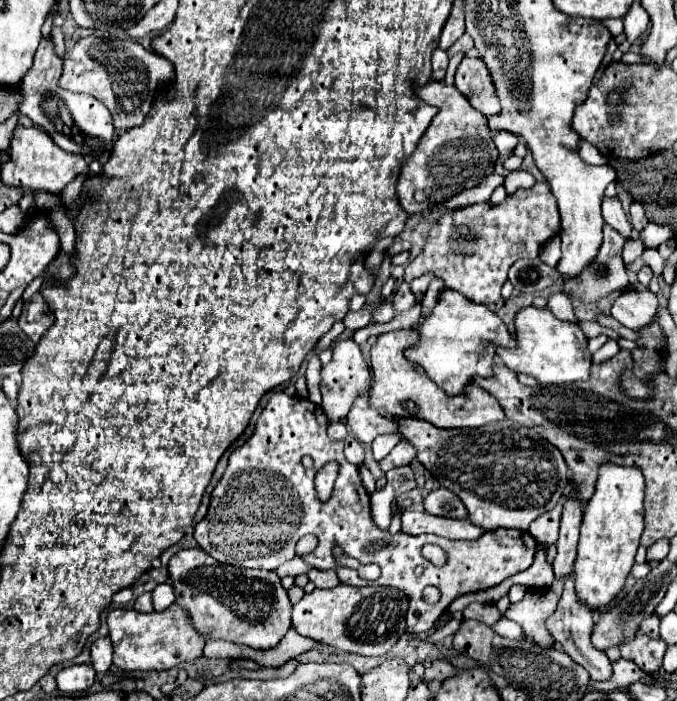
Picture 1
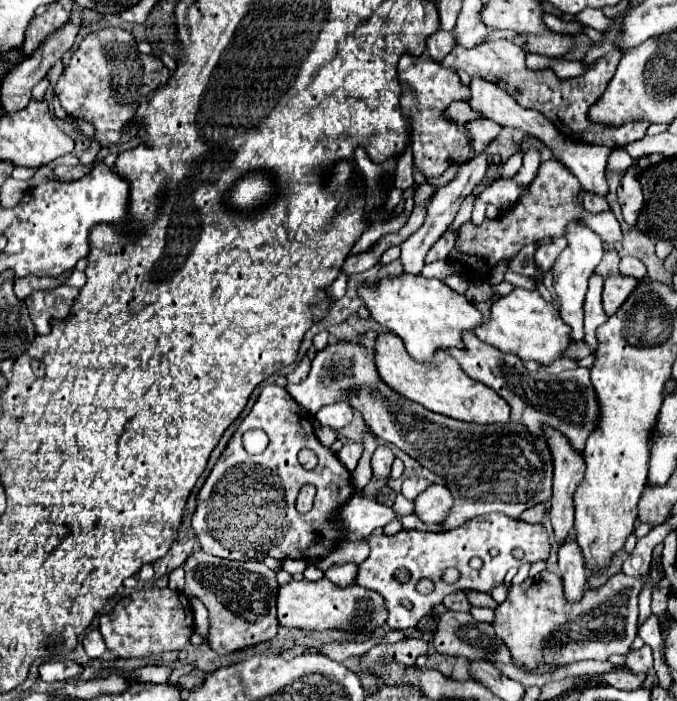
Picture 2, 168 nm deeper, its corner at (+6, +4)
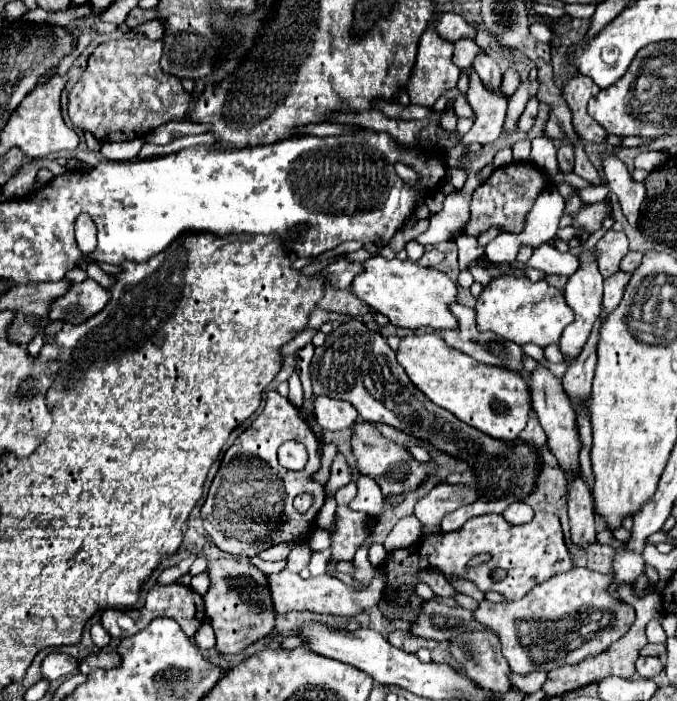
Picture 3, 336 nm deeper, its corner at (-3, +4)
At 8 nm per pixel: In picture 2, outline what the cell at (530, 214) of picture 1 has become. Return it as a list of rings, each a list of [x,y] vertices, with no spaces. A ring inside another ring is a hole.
[[[554,159],[542,163],[538,175],[530,183],[530,191],[522,195],[512,209],[506,209],[504,215],[500,215],[498,219],[484,219],[480,225],[468,221],[456,231],[456,245],[448,255],[448,259],[462,265],[470,277],[482,279],[490,275],[490,269],[494,269],[500,261],[510,261],[524,245],[544,241],[548,237],[562,237],[566,223],[570,223],[576,217],[582,219],[590,229],[594,229],[600,235],[602,243],[616,245],[620,241],[620,231],[614,213],[612,211],[600,215],[588,213],[582,207],[578,193],[580,183],[576,181],[576,177],[570,173],[568,167],[564,167]]]

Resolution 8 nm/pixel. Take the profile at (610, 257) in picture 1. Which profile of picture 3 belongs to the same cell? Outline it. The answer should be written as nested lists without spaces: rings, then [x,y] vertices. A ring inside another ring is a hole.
[[[573,139],[573,143],[571,143],[571,145],[575,147],[575,167],[573,167],[573,171],[575,171],[577,175],[581,175],[583,179],[591,181],[593,185],[601,185],[599,173],[597,173],[597,169],[593,167],[593,163],[587,159],[587,155],[585,155],[583,147],[581,147],[575,139]]]

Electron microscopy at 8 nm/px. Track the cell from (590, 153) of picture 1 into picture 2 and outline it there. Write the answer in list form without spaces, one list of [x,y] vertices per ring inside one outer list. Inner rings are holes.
[[[478,119],[478,121],[472,121],[472,123],[466,123],[466,129],[470,131],[468,137],[474,147],[476,153],[482,153],[484,149],[490,147],[492,141],[498,139],[498,135],[502,133],[502,127],[496,125],[494,121],[488,121],[488,119]]]

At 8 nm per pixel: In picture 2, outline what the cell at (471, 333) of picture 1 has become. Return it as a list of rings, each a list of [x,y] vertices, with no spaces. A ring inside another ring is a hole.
[[[404,273],[394,279],[384,279],[372,287],[360,287],[358,291],[360,291],[360,297],[364,299],[366,307],[370,309],[372,319],[376,319],[380,325],[390,329],[392,333],[396,333],[404,341],[408,355],[420,363],[432,363],[432,357],[436,355],[438,349],[452,349],[452,347],[464,349],[462,333],[474,331],[476,325],[480,325],[480,321],[484,321],[482,313],[474,307],[474,303],[470,303],[464,295],[452,291],[440,279],[426,279],[422,275],[406,275]]]

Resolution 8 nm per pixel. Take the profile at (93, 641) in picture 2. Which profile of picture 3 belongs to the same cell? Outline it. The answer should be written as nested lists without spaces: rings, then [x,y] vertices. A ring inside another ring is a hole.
[[[95,623],[95,625],[91,627],[91,639],[93,639],[93,643],[95,643],[99,649],[105,649],[105,647],[109,645],[109,641],[111,641],[109,633],[101,627],[101,623]]]

